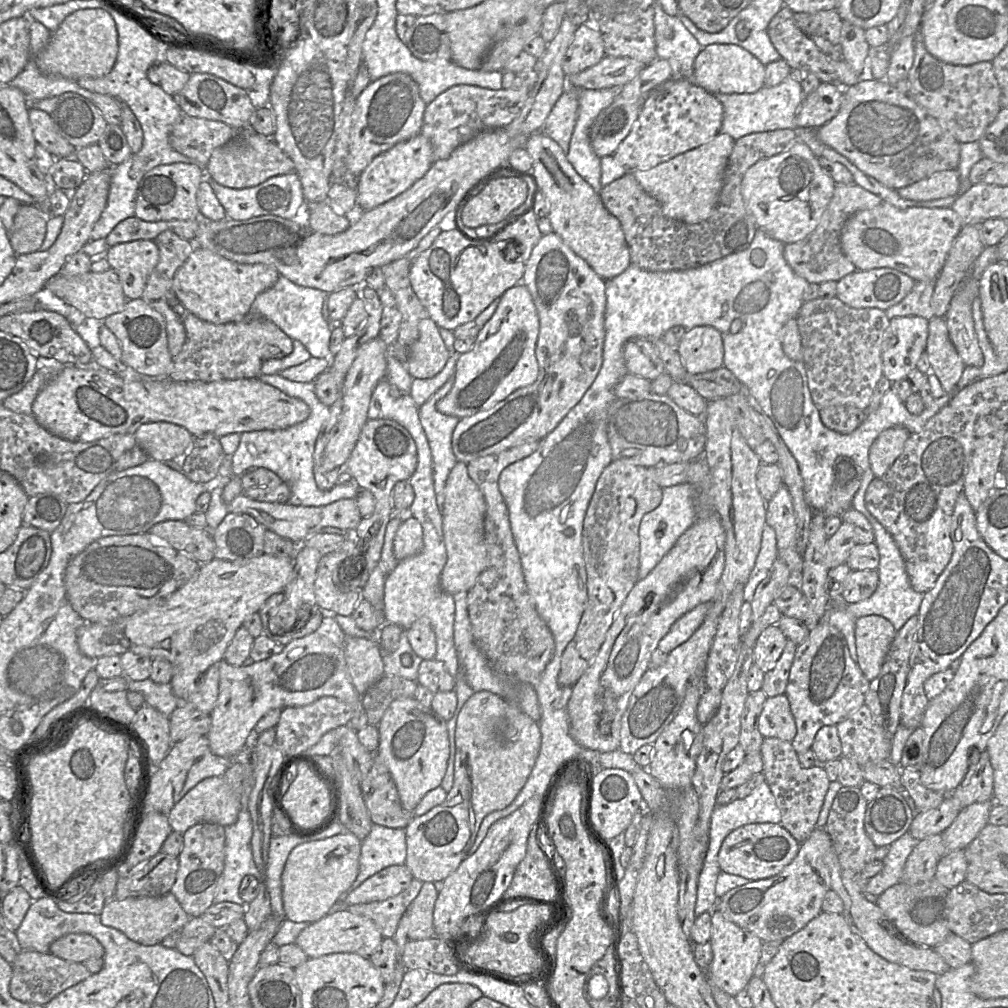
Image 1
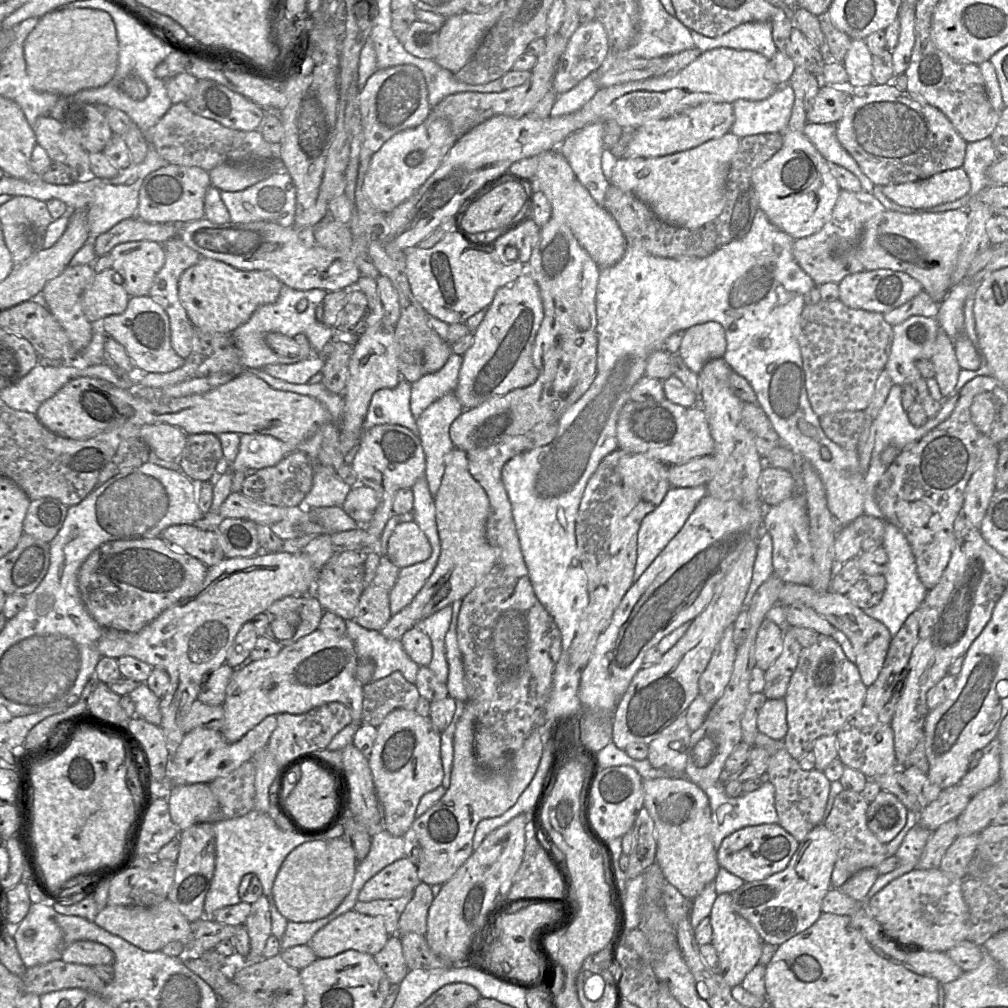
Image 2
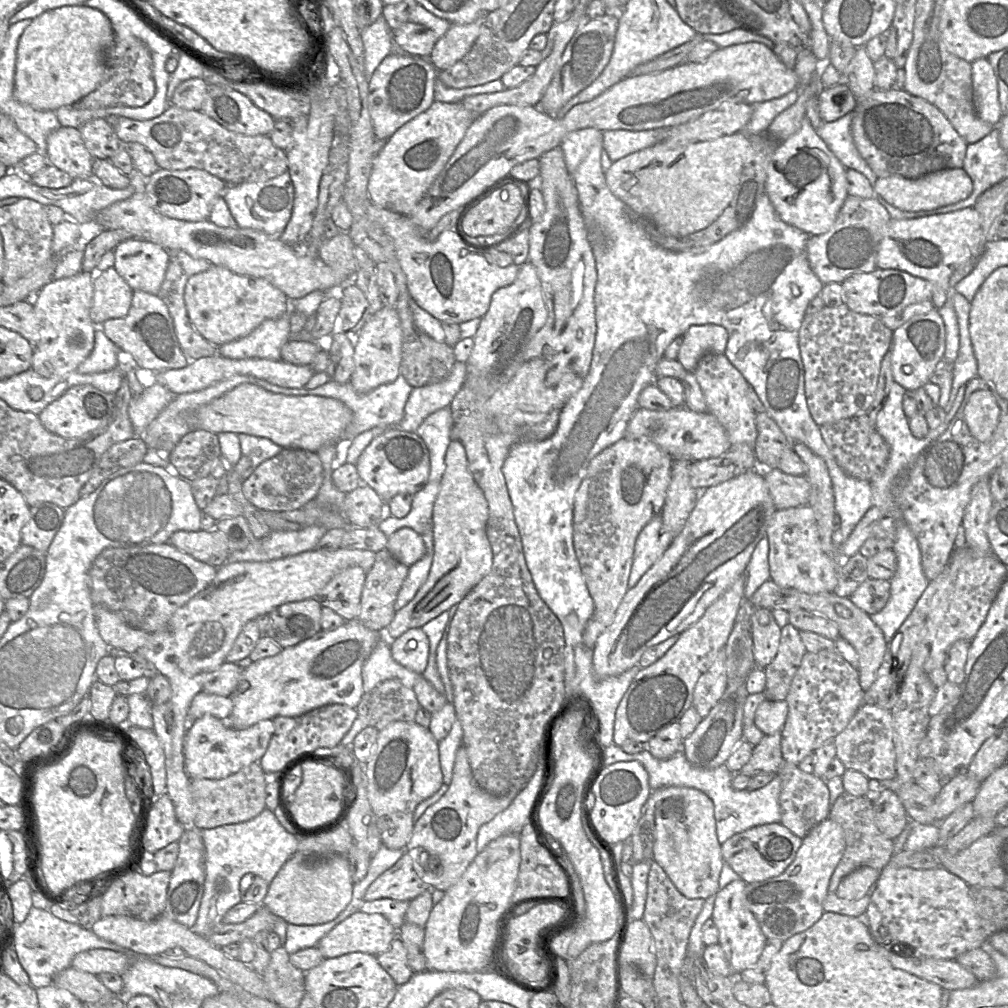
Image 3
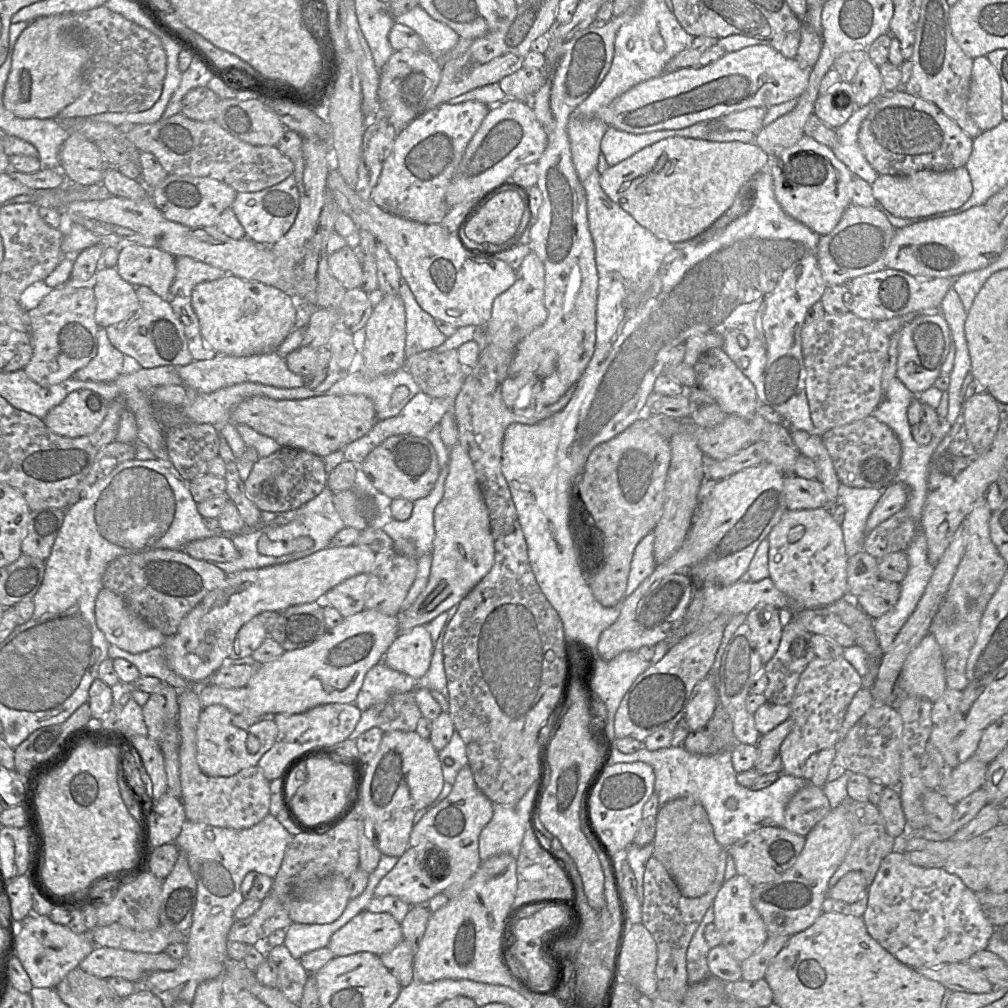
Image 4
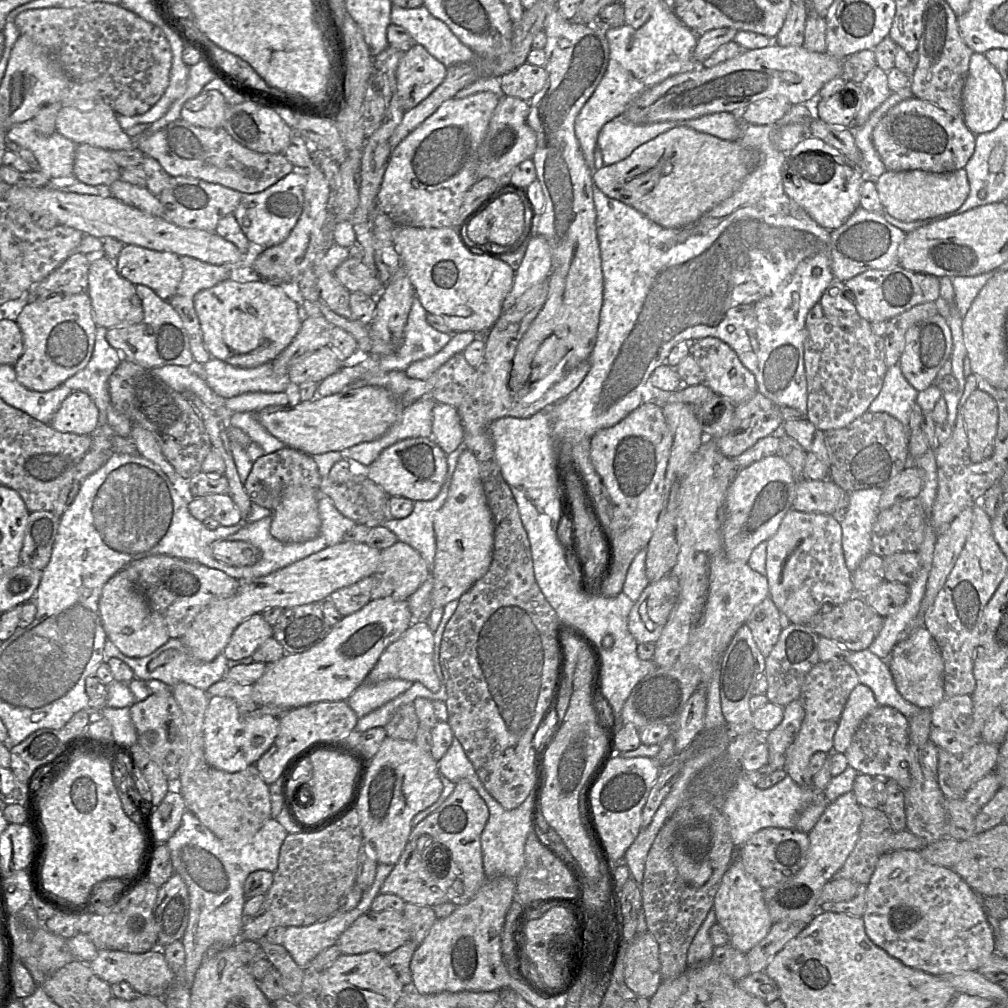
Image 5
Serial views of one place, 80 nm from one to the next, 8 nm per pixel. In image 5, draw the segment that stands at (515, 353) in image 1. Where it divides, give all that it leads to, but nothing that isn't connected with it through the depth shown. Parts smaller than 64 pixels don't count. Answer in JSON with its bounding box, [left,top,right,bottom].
[503,233,551,311]

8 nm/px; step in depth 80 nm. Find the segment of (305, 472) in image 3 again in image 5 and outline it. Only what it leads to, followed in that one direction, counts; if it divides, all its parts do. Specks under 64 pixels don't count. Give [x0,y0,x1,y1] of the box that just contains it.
[243,447,322,511]

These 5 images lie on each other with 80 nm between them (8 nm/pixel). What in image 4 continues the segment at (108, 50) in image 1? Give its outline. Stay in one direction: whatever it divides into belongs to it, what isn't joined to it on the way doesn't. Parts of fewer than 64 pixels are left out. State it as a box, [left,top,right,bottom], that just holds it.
[3,14,89,118]

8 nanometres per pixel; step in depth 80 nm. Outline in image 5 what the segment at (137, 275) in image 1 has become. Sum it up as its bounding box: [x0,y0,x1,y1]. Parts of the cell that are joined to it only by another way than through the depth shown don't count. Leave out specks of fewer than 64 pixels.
[114,244,183,301]

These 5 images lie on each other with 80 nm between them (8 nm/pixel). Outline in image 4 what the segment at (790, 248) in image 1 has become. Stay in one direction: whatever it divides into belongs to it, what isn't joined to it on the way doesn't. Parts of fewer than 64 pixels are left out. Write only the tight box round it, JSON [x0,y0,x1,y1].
[817,203,896,285]

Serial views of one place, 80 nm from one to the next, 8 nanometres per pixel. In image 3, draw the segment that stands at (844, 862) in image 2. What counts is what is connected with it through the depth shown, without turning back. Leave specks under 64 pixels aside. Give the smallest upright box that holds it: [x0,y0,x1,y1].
[828,792,894,892]

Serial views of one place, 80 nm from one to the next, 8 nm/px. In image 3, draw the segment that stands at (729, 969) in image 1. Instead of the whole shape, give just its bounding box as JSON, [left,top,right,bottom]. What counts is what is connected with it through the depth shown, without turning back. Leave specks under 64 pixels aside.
[712,879,768,973]

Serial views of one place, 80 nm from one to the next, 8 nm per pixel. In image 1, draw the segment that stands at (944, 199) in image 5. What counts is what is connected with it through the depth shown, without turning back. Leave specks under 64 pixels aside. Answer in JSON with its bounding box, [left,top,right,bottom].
[897,169,960,201]

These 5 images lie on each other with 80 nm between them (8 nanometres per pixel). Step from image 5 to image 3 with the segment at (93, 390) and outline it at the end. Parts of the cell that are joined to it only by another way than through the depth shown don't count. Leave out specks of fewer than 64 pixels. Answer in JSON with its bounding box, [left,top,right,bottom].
[75,327,119,374]

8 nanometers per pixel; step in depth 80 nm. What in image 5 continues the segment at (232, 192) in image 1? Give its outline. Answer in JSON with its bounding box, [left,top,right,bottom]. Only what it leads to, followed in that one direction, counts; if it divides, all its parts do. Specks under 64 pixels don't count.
[233,169,305,249]

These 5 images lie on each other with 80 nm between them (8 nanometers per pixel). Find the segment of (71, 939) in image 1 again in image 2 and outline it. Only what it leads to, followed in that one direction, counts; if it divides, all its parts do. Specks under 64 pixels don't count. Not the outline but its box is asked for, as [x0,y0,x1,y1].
[61,940,115,966]

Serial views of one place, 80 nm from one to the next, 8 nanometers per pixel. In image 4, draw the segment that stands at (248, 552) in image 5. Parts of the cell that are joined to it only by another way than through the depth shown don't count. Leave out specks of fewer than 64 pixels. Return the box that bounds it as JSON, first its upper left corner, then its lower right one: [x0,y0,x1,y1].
[183,535,239,562]

